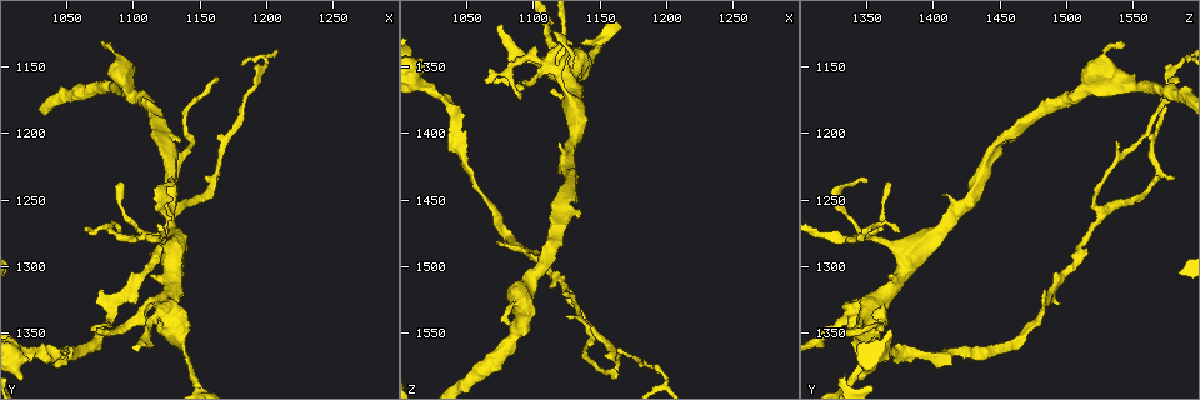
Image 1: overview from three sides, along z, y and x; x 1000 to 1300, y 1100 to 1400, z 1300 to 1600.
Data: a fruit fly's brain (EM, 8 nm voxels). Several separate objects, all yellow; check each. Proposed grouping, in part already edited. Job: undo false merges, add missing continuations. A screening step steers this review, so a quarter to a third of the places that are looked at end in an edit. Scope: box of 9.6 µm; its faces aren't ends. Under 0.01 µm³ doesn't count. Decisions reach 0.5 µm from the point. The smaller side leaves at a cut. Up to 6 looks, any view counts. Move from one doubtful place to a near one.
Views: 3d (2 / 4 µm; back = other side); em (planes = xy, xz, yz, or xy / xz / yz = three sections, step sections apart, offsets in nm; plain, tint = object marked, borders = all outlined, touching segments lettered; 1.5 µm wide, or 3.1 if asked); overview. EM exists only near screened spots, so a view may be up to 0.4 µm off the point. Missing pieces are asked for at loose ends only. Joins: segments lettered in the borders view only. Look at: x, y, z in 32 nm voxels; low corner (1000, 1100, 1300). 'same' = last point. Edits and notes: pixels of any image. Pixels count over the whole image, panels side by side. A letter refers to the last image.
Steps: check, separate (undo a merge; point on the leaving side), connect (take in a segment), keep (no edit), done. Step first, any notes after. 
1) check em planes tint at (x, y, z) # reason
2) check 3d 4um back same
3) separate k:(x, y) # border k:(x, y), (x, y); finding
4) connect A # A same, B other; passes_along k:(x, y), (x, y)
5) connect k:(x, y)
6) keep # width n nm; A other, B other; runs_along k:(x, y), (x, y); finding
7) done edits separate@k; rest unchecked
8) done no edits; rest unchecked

check em xz step 8 tint at (1062, 1274, 1362) # thin end

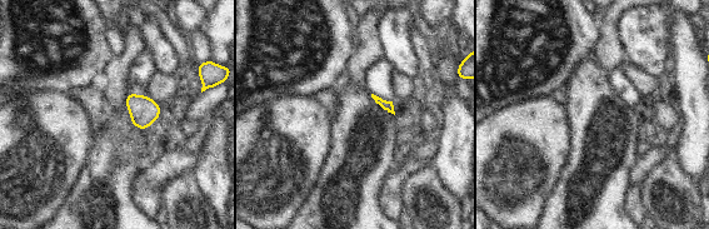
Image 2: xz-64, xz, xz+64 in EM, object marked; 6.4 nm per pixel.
check em planes borders same

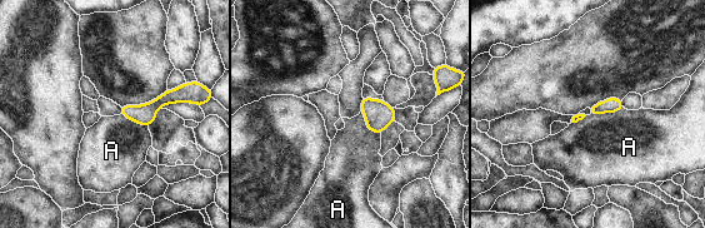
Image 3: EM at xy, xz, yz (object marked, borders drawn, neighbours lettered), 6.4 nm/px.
keep # longest_contact A 240 nm; A other; border 3:(623, 107), (615, 112), (589, 115); no lettered segment goes on from it

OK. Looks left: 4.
check 3d 2um at (1076, 1320, 1484) # free end

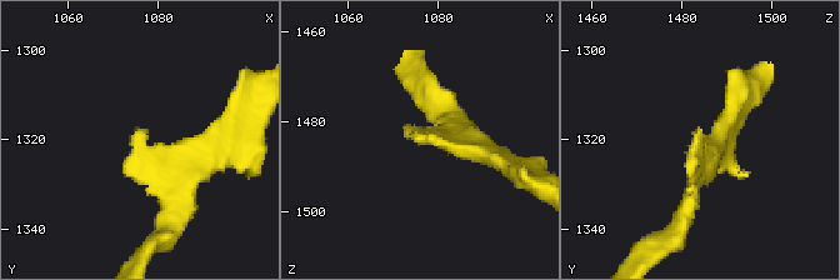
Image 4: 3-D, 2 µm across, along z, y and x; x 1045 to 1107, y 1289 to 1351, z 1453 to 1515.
check em xy step 8 tint at (1074, 1319, 1484) # arm_widths 170, 180 nm; shape alone is not enough

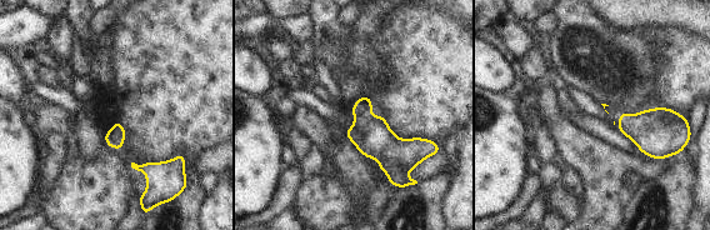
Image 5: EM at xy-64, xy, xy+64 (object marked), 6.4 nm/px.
check em planes borders same

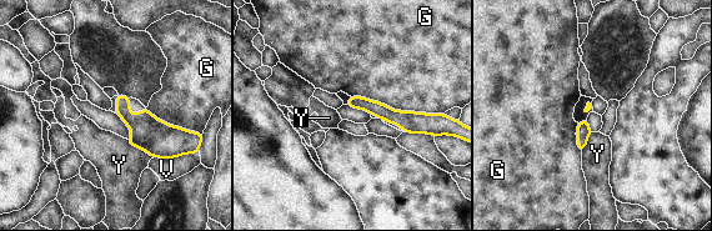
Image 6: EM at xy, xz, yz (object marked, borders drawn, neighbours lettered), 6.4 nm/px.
keep # G other, V other, Y other; runs_along 6:(350, 103), (366, 104), (421, 129); no lettered segment goes on from it

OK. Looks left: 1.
done no edits; rest unchecked

